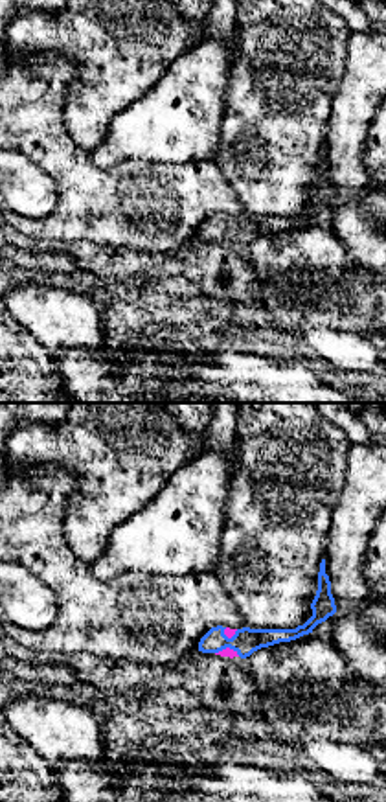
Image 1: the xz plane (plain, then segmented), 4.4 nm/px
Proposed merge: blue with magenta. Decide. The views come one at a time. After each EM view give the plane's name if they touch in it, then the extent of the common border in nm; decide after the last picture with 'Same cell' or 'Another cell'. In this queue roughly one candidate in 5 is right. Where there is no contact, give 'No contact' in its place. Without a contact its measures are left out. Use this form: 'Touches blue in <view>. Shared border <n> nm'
Touches blue in xz. Shared border 110 nm

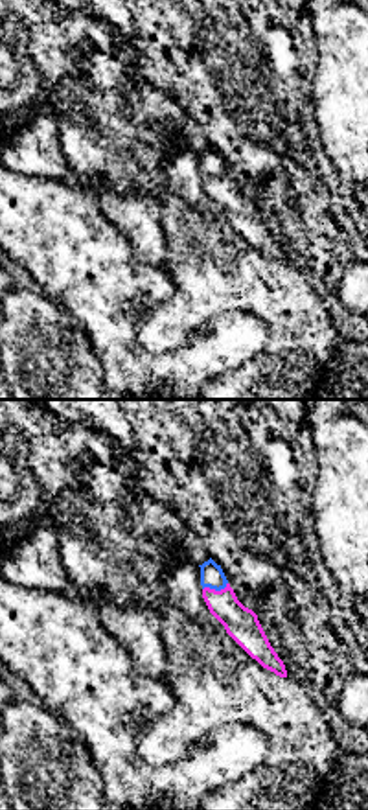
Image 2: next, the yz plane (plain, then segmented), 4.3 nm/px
Touches blue in yz. Shared border 120 nm

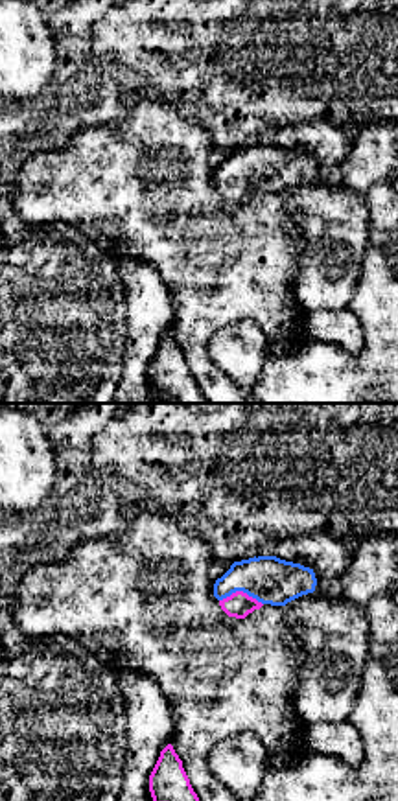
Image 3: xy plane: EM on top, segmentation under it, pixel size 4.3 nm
Touches blue in xy. Shared border 190 nm

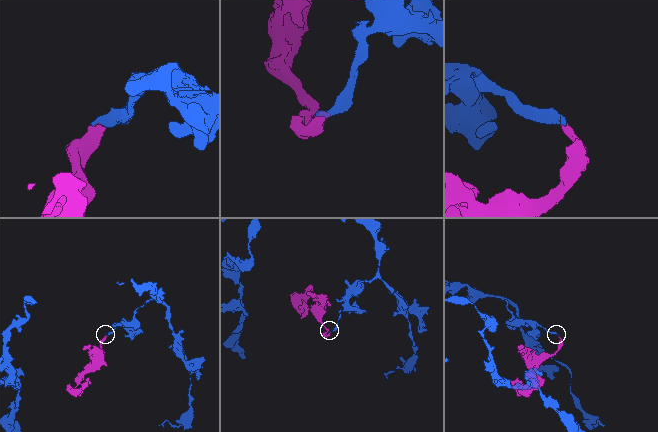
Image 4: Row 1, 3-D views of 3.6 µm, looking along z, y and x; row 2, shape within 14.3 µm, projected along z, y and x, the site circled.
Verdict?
Same cell

